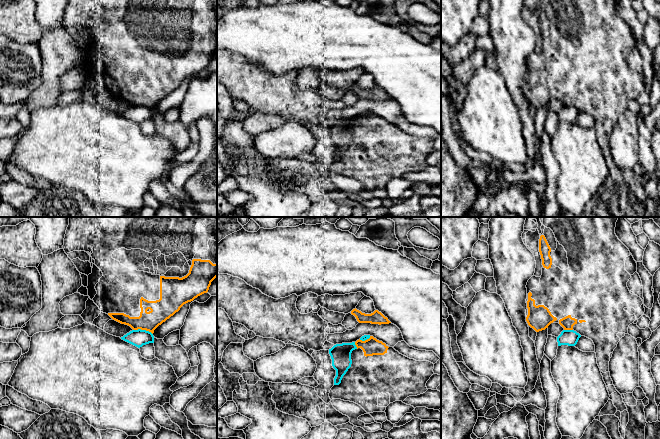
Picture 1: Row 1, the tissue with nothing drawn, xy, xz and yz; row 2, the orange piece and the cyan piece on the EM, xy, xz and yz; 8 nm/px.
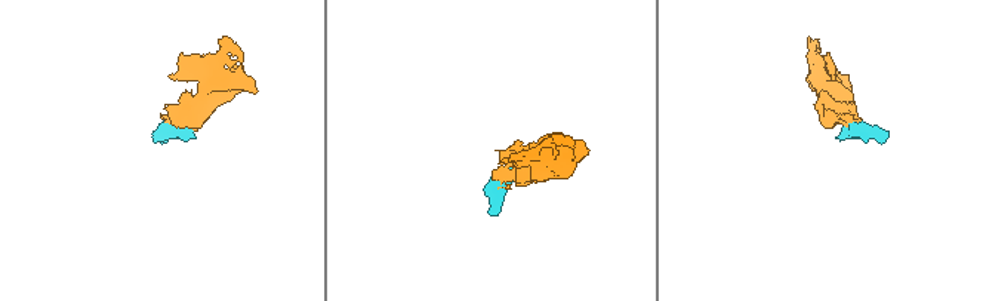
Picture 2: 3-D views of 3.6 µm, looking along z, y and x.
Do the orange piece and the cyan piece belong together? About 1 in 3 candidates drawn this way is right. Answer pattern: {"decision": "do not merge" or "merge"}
{"decision": "do not merge"}

